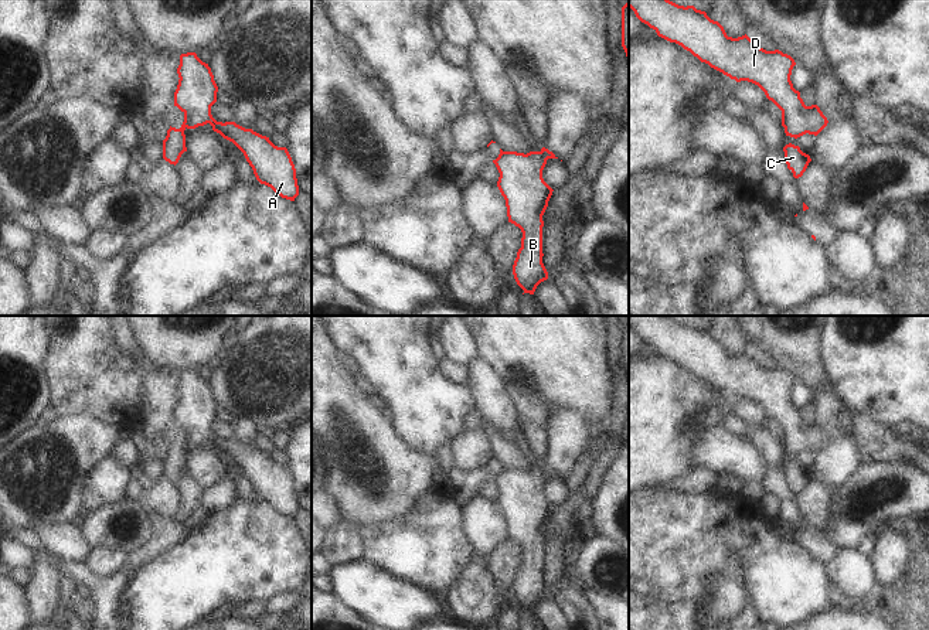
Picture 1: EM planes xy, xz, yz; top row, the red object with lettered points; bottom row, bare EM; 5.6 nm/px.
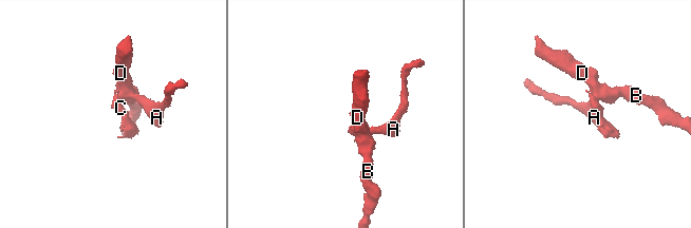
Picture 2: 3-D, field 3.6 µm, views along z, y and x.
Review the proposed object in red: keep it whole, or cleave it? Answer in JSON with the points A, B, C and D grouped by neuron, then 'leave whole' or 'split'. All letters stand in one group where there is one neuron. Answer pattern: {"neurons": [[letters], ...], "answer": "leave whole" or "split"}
{"neurons": [["A", "B", "D"], ["C"]], "answer": "split"}

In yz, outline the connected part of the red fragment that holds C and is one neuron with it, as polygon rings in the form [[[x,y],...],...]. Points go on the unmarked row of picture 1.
[[[792,460],[786,462],[783,469],[787,486],[793,490],[793,494],[802,494],[809,480],[811,479],[810,473],[803,470],[799,463]]]

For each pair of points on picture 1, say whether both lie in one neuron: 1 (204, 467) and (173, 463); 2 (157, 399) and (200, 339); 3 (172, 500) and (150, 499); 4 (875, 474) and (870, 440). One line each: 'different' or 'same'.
1: different
2: different
3: same
4: different

